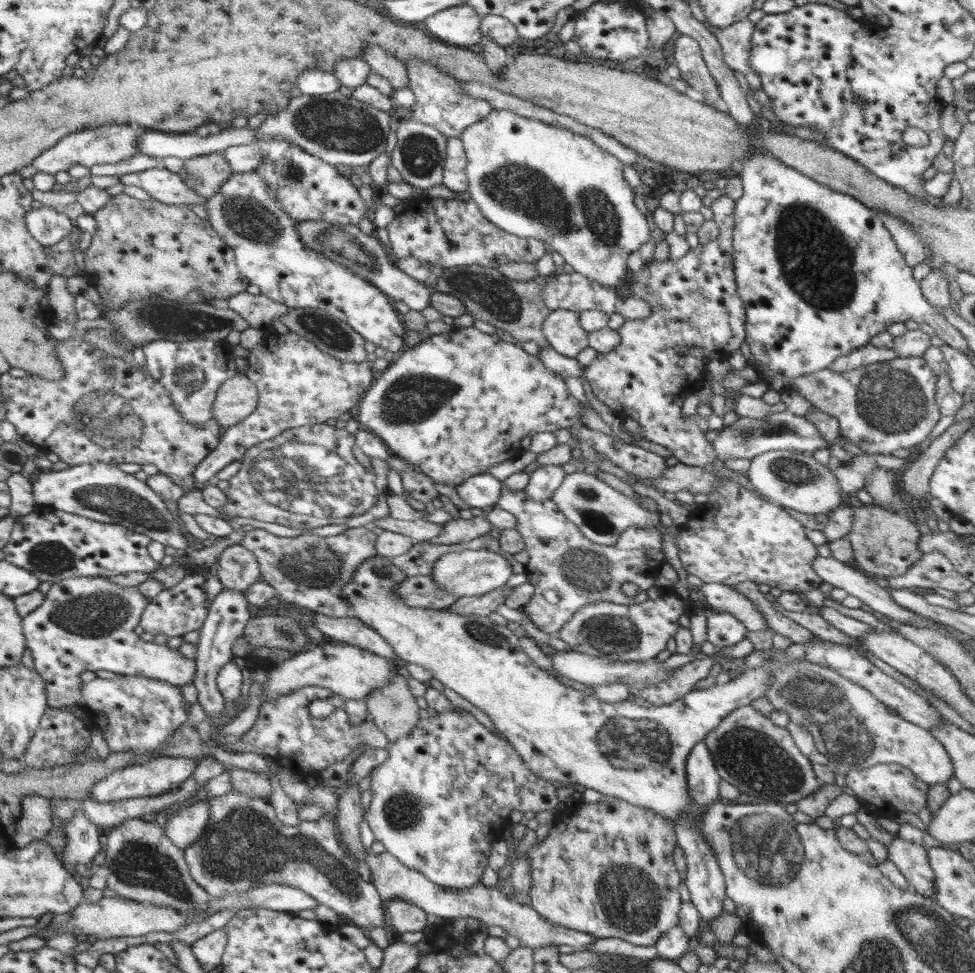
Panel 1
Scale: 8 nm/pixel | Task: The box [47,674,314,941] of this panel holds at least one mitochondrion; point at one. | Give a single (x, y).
(138, 865)

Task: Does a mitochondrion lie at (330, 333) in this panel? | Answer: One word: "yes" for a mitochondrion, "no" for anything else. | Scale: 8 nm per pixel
yes

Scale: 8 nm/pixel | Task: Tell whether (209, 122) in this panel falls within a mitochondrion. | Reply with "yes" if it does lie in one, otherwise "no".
no

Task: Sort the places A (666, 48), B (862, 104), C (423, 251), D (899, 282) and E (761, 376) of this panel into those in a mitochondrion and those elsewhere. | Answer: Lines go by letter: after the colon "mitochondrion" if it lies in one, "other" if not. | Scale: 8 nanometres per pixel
A: other
B: mitochondrion
C: other
D: other
E: other

